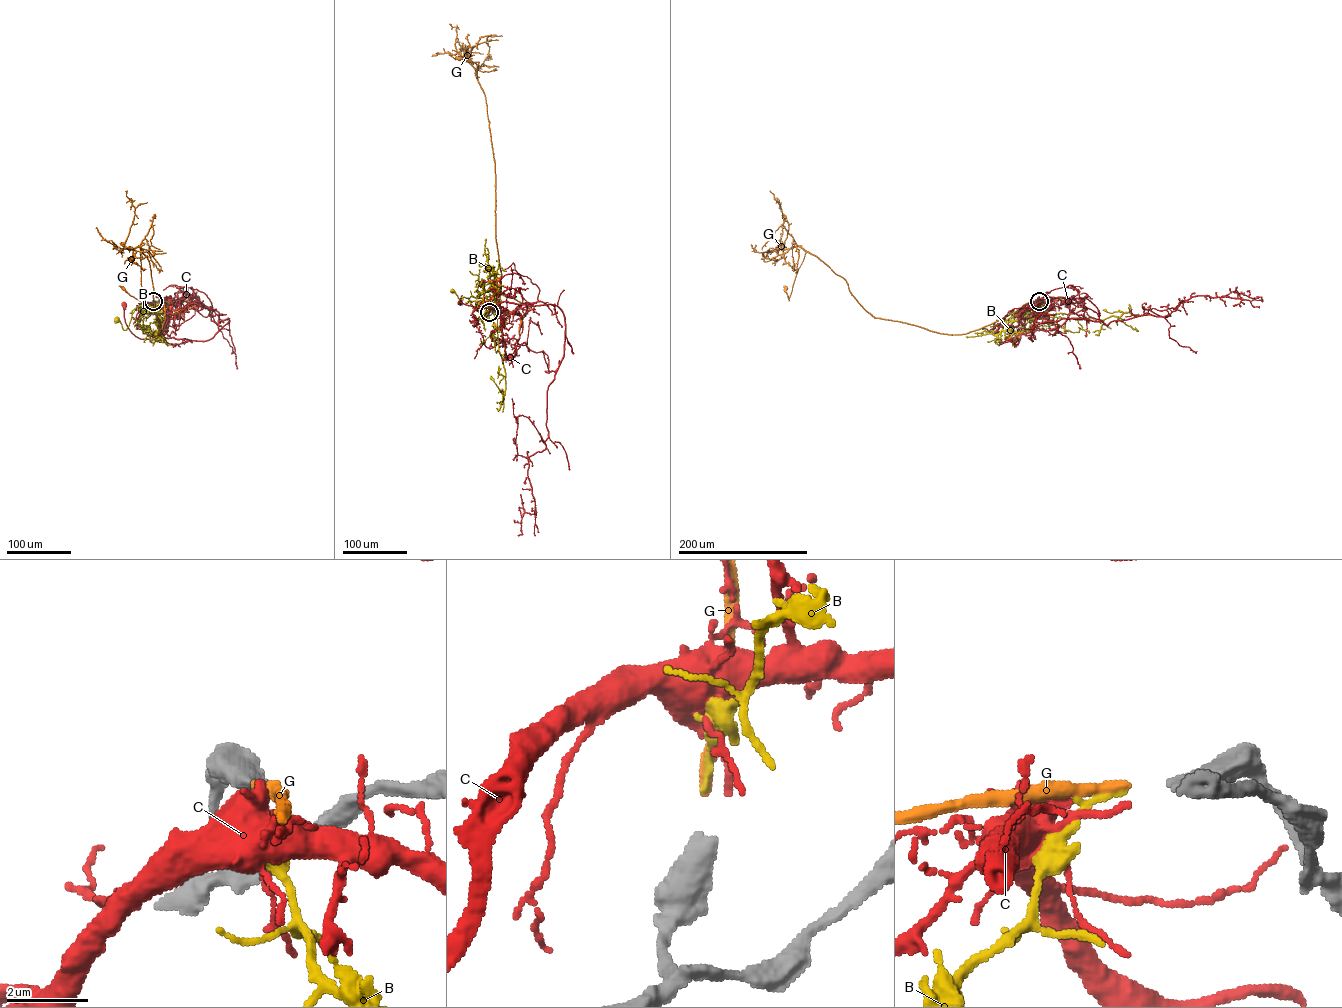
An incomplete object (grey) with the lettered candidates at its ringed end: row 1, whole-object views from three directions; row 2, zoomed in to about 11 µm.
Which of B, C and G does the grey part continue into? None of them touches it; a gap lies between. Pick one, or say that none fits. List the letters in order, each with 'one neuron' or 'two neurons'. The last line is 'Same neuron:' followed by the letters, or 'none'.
B: two neurons
C: two neurons
G: two neurons
Same neuron: none

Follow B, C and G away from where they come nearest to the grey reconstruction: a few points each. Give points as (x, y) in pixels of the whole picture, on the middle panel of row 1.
B: (489, 312), (495, 305), (492, 295), (483, 298), (463, 297), (462, 299), (452, 290)
C: (489, 312), (502, 311), (503, 307), (480, 308), (459, 303)
G: (489, 312), (491, 306), (498, 304), (501, 289), (495, 164), (485, 95), (476, 78), (479, 63), (459, 58)

